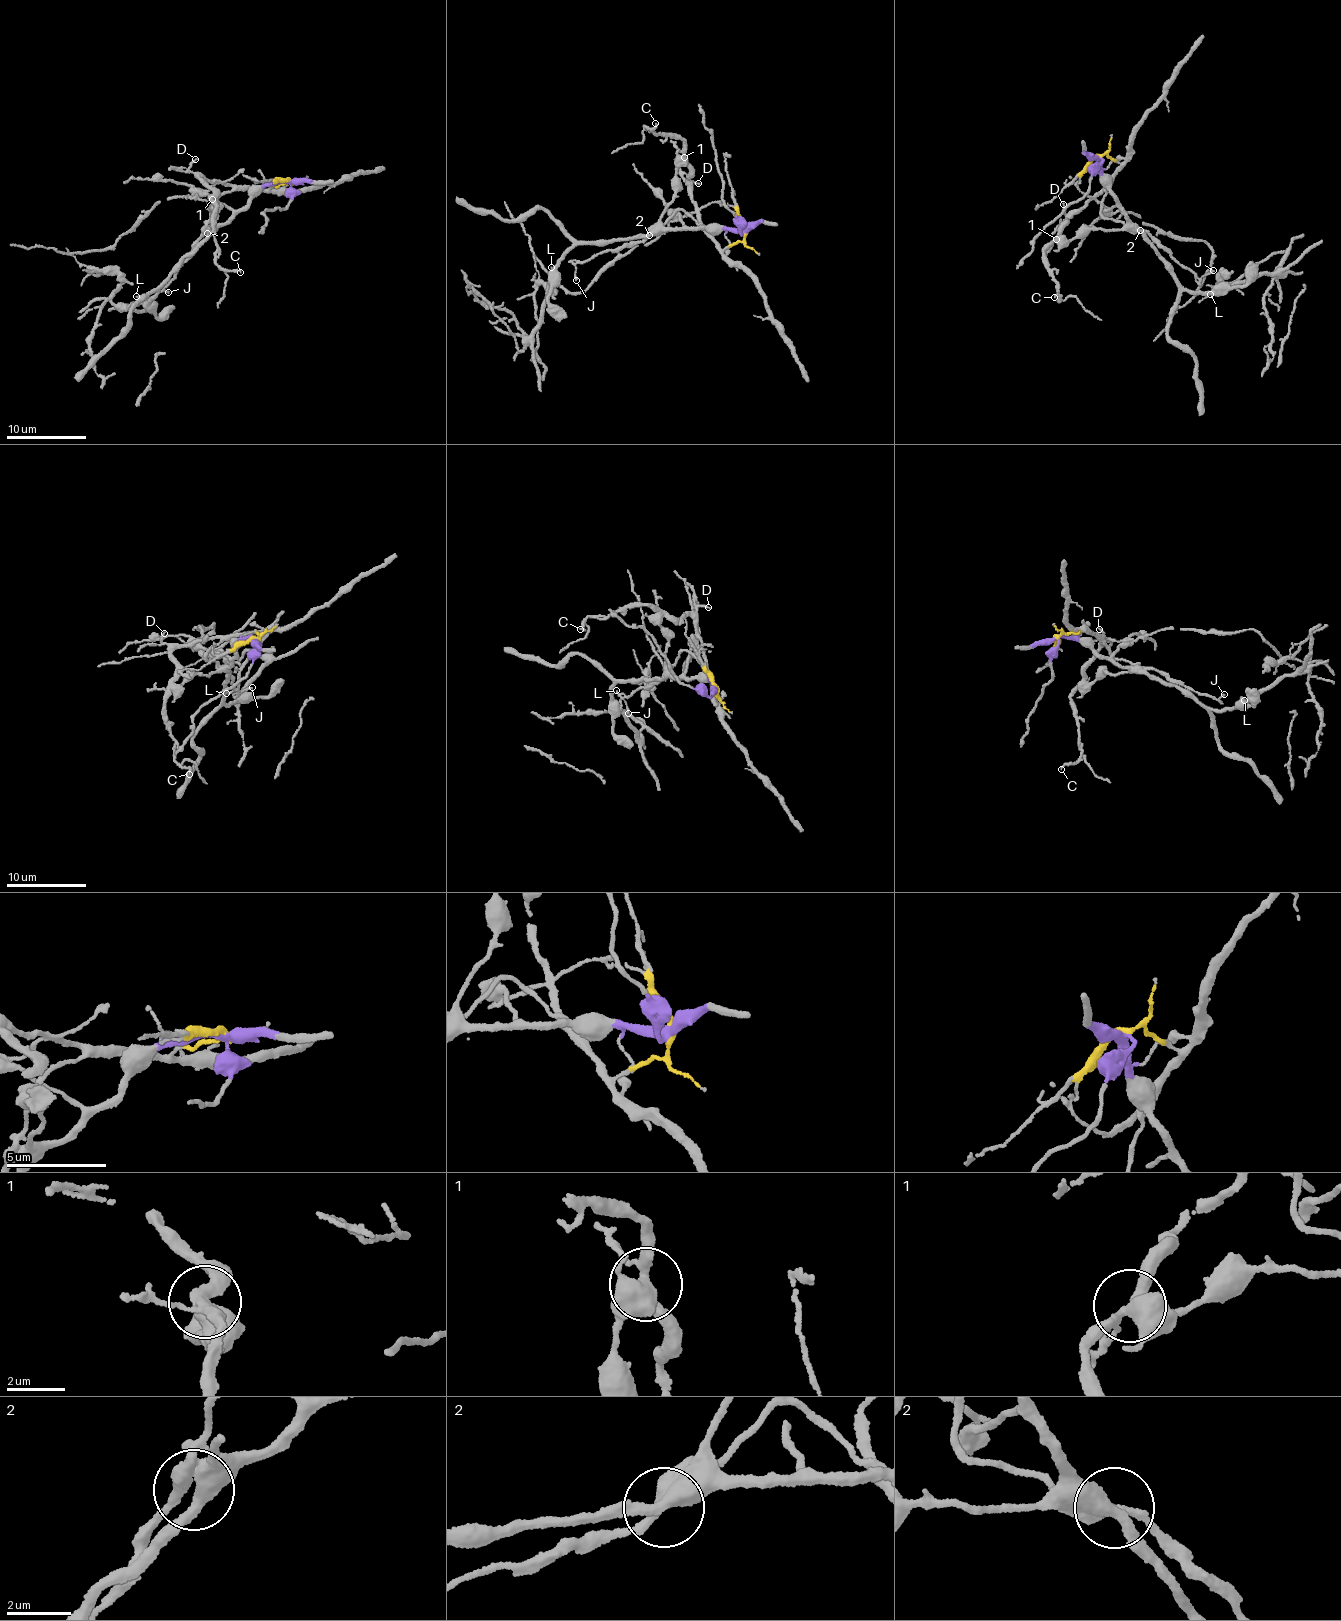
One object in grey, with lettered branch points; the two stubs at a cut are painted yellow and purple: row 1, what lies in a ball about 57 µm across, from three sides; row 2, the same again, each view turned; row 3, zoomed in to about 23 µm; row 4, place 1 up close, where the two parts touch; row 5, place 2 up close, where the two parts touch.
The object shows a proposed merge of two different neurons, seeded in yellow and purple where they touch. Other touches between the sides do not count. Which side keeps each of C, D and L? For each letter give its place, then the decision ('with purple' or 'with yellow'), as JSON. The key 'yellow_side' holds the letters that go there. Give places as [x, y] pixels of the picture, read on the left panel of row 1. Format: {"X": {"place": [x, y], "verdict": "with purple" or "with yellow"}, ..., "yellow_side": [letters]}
{"C": {"place": [240, 272], "verdict": "with yellow"}, "D": {"place": [195, 159], "verdict": "with yellow"}, "L": {"place": [136, 296], "verdict": "with purple"}, "yellow_side": ["C", "D"]}

